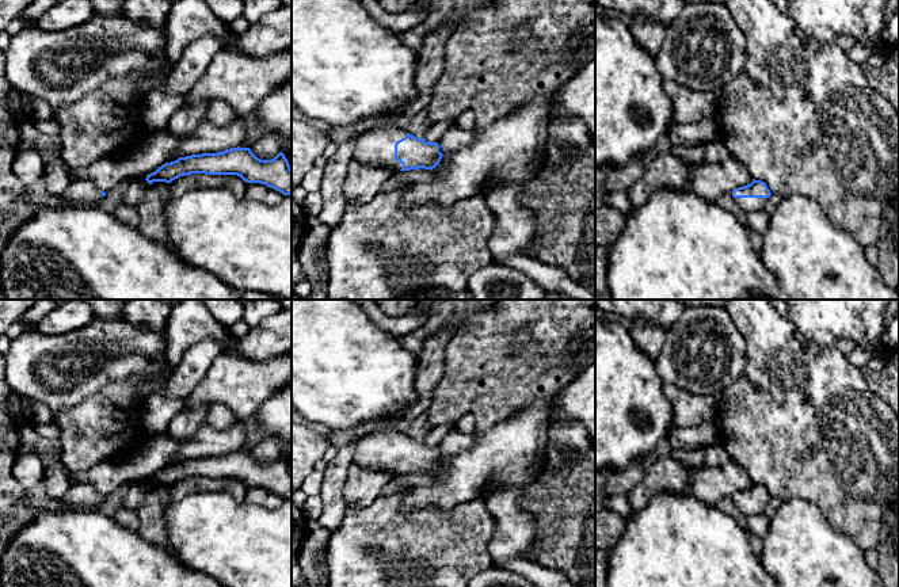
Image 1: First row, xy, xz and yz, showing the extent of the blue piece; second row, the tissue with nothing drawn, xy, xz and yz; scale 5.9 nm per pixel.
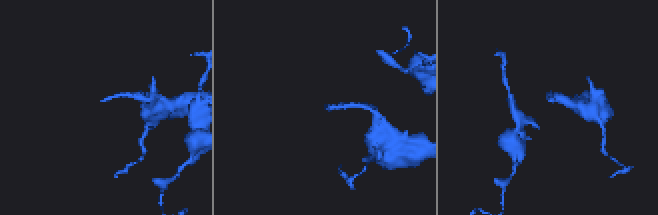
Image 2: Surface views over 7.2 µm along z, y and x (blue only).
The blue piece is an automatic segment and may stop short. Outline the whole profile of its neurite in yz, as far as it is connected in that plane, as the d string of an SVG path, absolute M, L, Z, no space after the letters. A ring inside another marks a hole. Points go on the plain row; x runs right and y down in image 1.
M753 483L750 488L738 491L732 495L735 506L746 517L765 514L770 499L772 496L766 487L755 483Z

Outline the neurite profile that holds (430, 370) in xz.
M445 324L441 329L423 339L423 348L418 355L415 378L416 401L411 404L404 422L414 422L427 413L433 404L434 390L445 376L445 351L457 328Z

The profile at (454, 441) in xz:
M453 428L447 432L443 441L439 443L439 456L442 458L460 453L461 450L469 449L473 445L473 437L461 434Z

